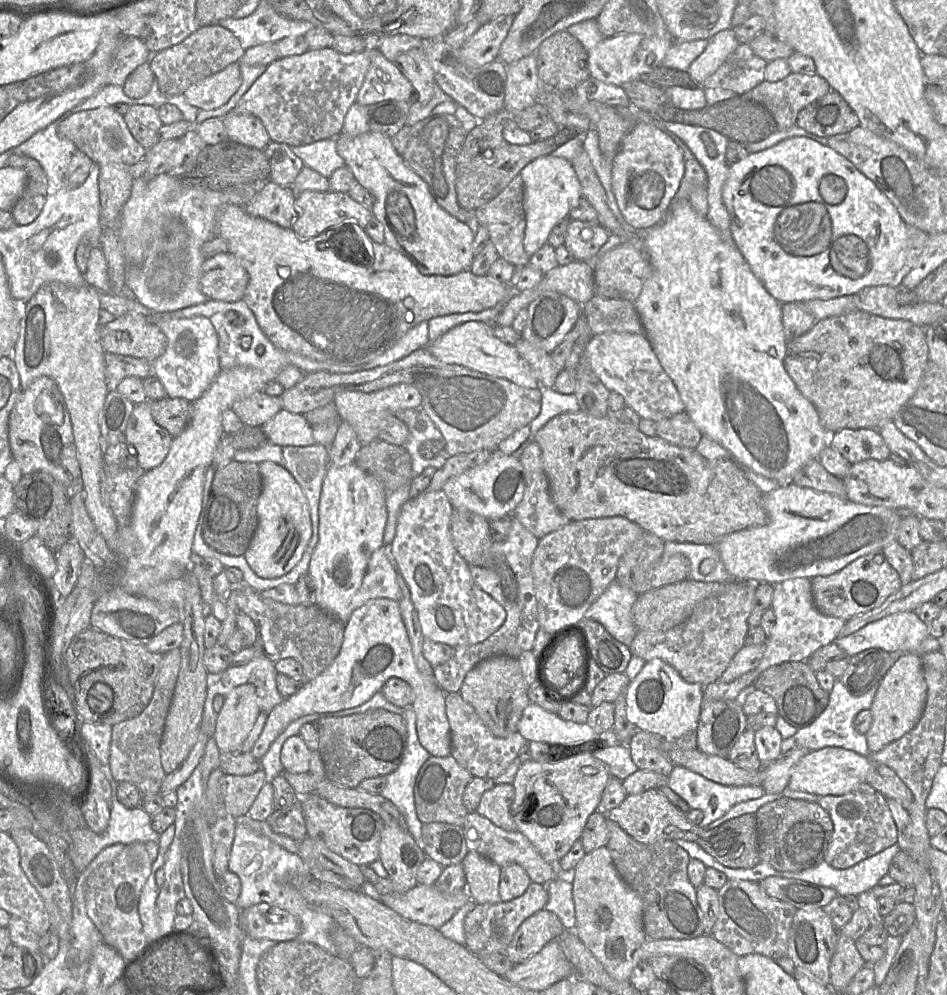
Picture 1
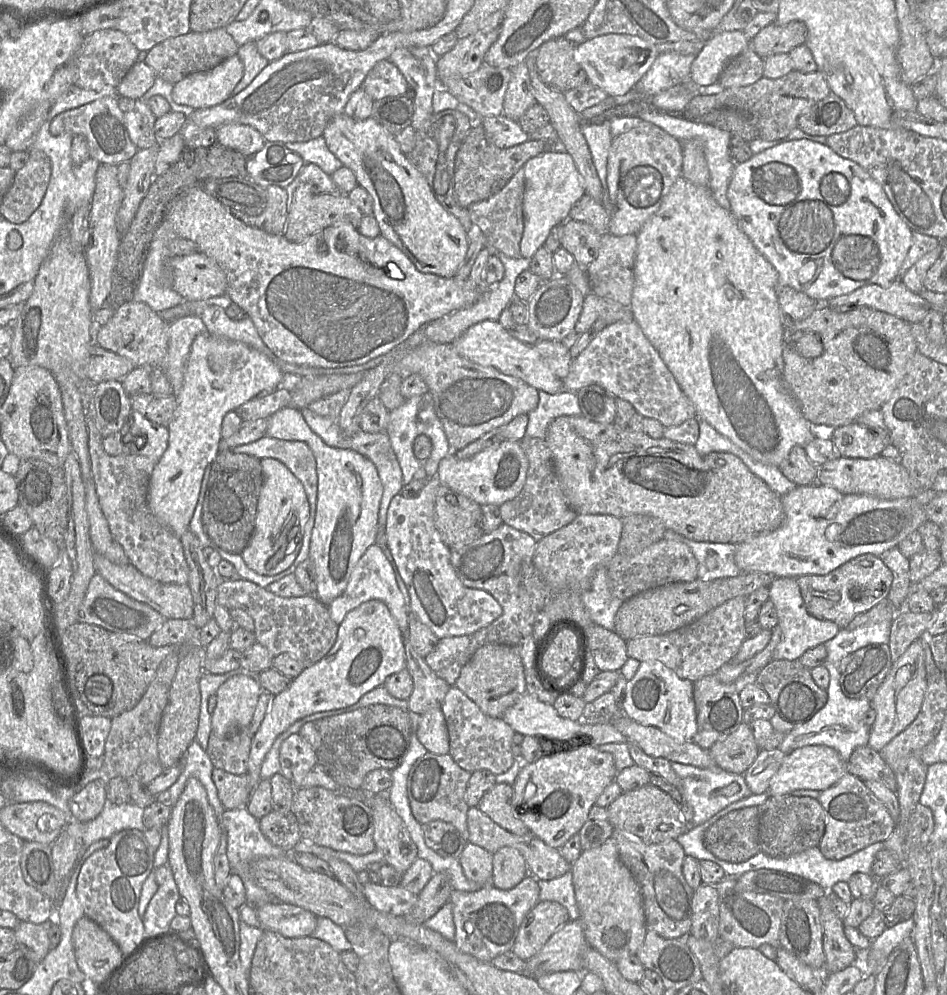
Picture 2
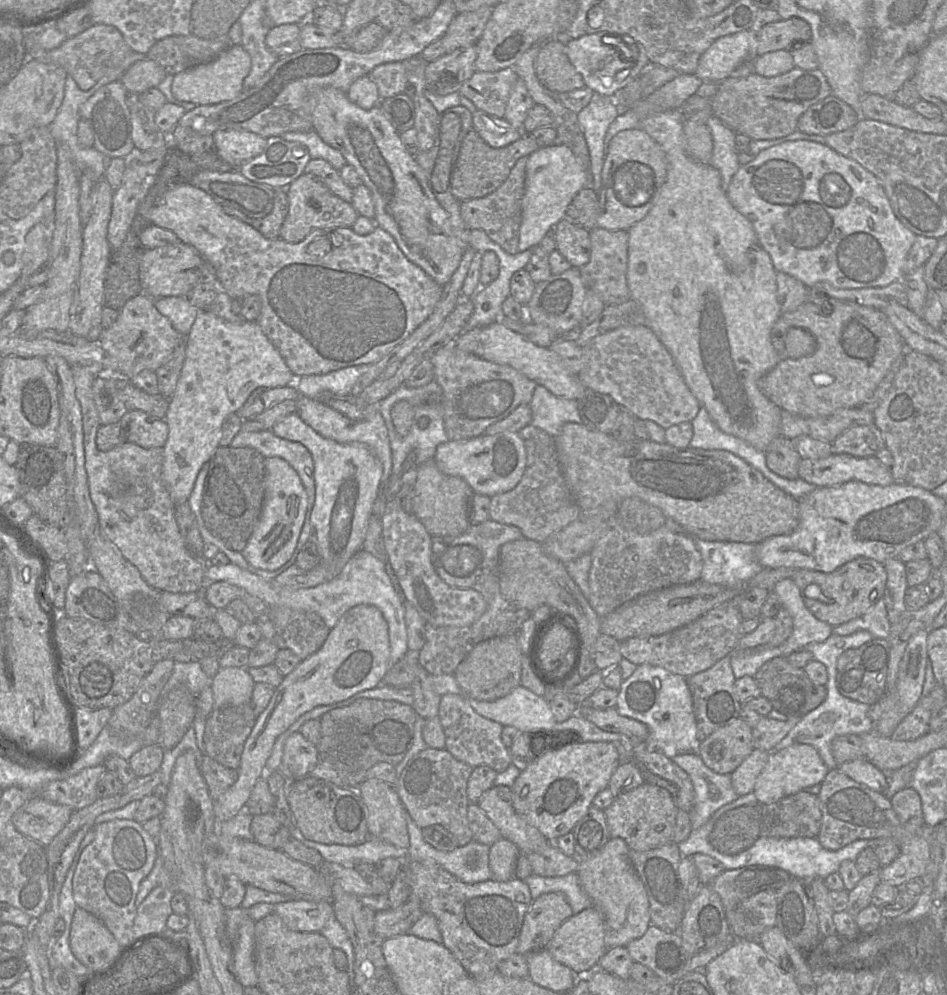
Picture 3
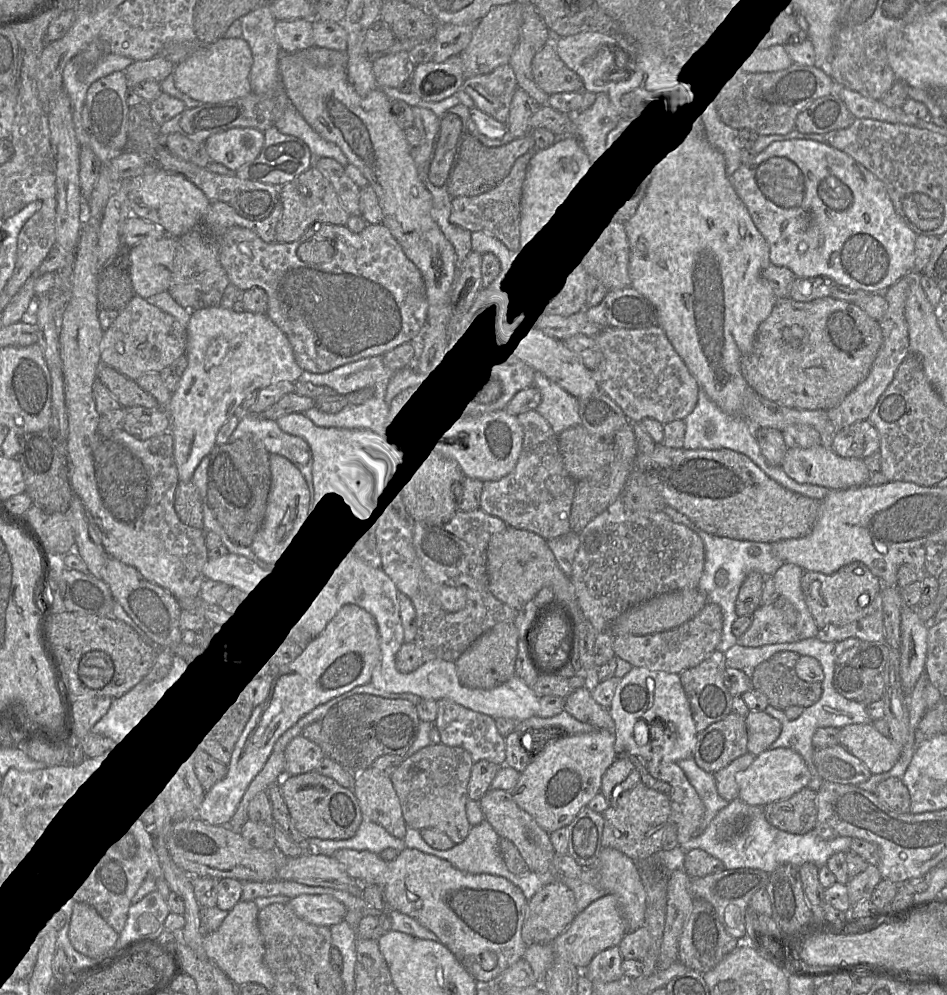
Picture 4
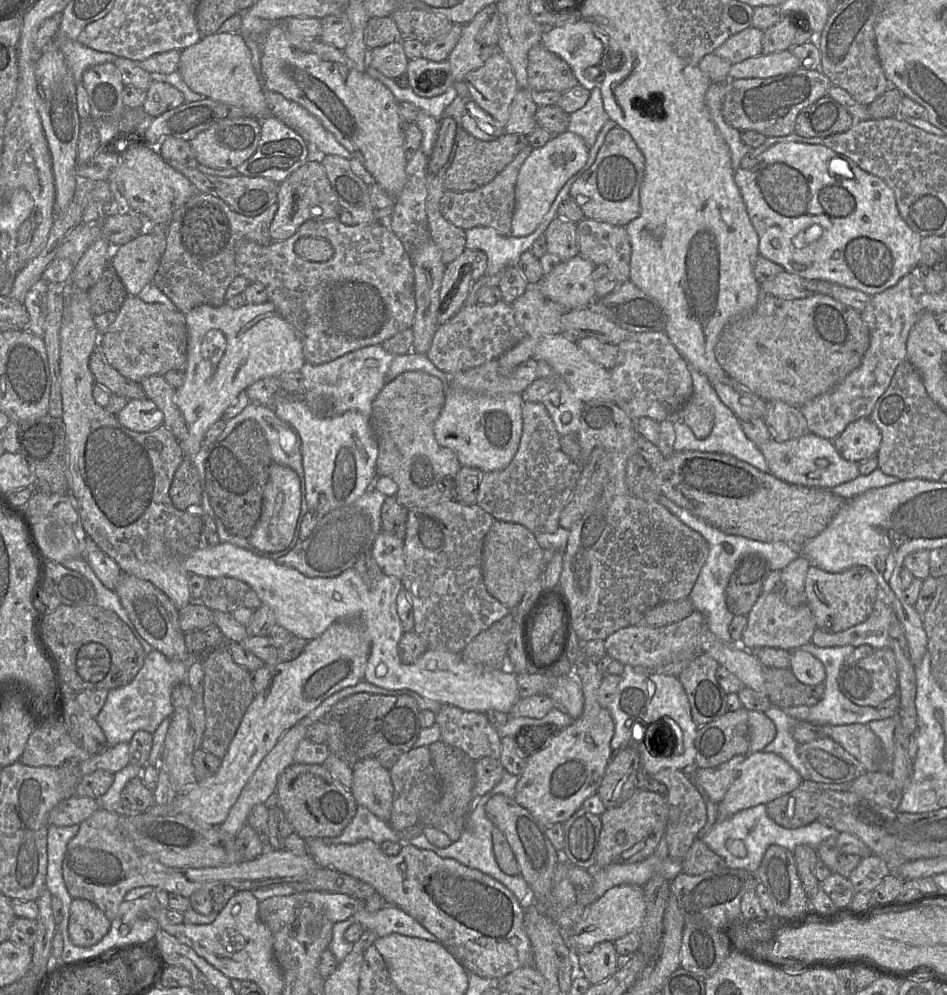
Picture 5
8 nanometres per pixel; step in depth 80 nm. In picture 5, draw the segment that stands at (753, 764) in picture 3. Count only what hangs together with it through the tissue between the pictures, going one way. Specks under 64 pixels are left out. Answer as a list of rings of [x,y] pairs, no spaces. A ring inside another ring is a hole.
[[[737,755],[714,768],[697,768],[692,779],[706,799],[718,804],[727,793],[747,755]]]

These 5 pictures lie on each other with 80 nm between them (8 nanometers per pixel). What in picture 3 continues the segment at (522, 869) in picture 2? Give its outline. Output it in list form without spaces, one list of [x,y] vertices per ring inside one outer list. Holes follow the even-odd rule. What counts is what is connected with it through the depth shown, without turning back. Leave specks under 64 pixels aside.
[[[501,838],[490,846],[489,867],[494,880],[506,882],[515,877],[519,848],[510,840]]]

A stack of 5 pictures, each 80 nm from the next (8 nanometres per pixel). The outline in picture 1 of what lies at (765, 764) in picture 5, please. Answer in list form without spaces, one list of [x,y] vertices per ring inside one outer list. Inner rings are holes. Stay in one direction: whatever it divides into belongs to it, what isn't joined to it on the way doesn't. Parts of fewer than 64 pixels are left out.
[[[825,747],[810,751],[799,761],[792,771],[787,788],[817,796],[843,795],[864,786],[870,769],[871,760],[868,756],[844,748]]]

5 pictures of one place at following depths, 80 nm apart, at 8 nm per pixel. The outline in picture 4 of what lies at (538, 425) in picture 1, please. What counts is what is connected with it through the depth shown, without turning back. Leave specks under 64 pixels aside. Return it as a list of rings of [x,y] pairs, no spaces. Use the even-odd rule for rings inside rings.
[[[535,372],[534,385],[541,394],[536,411],[549,423],[558,436],[567,428],[581,425],[579,400],[540,372]]]

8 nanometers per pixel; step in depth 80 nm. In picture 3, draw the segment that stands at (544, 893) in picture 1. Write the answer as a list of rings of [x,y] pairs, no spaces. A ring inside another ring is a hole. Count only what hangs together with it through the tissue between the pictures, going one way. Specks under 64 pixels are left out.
[[[407,857],[403,860],[400,870],[405,873],[406,882],[411,888],[410,898],[418,898],[425,913],[433,914],[437,918],[443,945],[474,979],[489,977],[498,971],[498,964],[502,960],[516,953],[523,918],[533,902],[530,888],[524,880],[512,878],[506,882],[499,882],[490,879],[467,884],[433,861],[413,861]]]

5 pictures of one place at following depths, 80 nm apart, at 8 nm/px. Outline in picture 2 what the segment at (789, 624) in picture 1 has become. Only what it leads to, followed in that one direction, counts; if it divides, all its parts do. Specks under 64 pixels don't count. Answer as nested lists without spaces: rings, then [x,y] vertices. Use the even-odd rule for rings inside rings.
[[[776,578],[769,586],[769,599],[777,610],[778,625],[782,631],[781,640],[773,652],[772,659],[798,660],[808,649],[831,640],[842,629],[836,623],[817,619],[807,611],[795,578]]]

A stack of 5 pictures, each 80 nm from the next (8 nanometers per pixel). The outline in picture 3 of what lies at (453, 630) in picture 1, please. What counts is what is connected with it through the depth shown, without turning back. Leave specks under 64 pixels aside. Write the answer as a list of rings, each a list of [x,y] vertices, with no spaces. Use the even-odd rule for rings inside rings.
[[[394,499],[386,503],[382,532],[390,565],[406,597],[426,623],[437,627],[464,627],[477,621],[486,611],[483,596],[474,589],[451,587],[436,573],[431,562],[431,534],[411,512],[406,512]]]

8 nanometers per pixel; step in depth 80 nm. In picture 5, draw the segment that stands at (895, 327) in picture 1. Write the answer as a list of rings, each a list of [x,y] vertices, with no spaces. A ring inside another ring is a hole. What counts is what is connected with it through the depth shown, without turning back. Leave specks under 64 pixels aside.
[[[762,295],[752,312],[724,328],[715,356],[726,375],[751,393],[801,408],[855,370],[869,344],[869,330],[860,312],[831,296],[781,299]]]

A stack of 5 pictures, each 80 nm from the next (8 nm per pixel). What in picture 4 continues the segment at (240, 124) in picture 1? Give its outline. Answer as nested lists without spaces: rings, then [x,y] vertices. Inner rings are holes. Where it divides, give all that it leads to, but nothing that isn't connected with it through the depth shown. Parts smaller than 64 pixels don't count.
[[[231,128],[211,135],[204,143],[212,162],[236,171],[260,154],[264,133],[255,128]]]

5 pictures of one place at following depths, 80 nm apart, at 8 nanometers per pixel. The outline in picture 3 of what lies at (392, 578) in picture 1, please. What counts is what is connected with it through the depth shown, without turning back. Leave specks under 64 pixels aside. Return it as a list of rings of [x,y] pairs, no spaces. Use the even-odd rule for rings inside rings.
[[[364,550],[356,552],[336,577],[311,588],[294,589],[279,586],[274,580],[267,581],[257,574],[244,570],[231,562],[222,566],[208,563],[204,575],[206,583],[227,582],[236,585],[268,604],[293,610],[314,612],[322,618],[330,629],[337,624],[341,616],[350,608],[361,604],[373,605],[381,611],[388,624],[390,643],[389,668],[395,665],[409,650],[407,645],[405,609],[402,600],[392,585],[385,570],[385,565]]]

